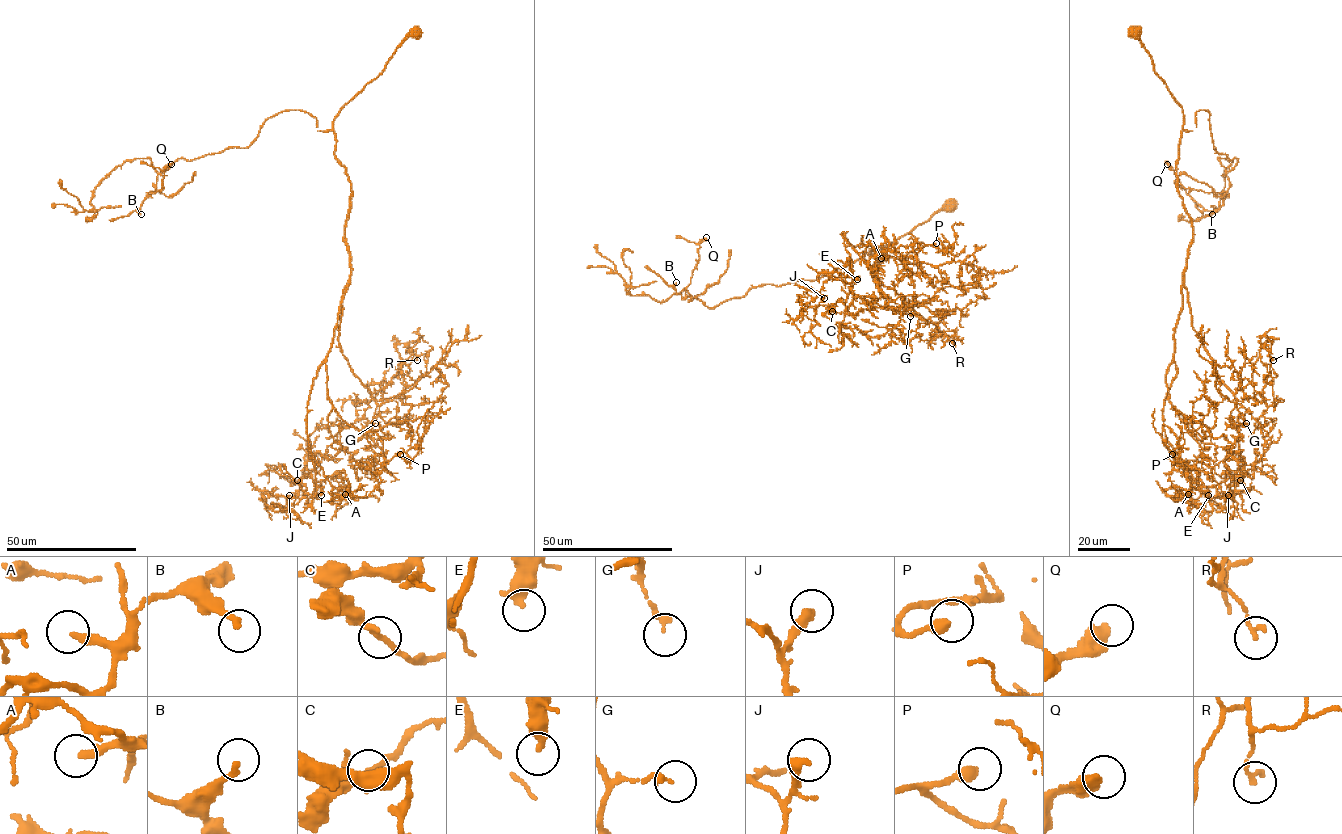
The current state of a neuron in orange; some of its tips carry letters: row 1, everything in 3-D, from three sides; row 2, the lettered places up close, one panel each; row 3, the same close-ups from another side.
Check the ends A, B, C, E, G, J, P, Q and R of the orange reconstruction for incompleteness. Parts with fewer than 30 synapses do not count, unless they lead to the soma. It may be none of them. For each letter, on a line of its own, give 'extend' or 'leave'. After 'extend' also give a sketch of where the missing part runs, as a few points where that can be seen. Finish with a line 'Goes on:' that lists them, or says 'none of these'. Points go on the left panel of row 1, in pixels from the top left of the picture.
A: leave
B: leave
C: leave
E: leave
G: leave
J: leave
P: extend; course (400, 454), (415, 438), (430, 398), (434, 394), (446, 395), (455, 390)
Q: leave
R: leave
Goes on: P

